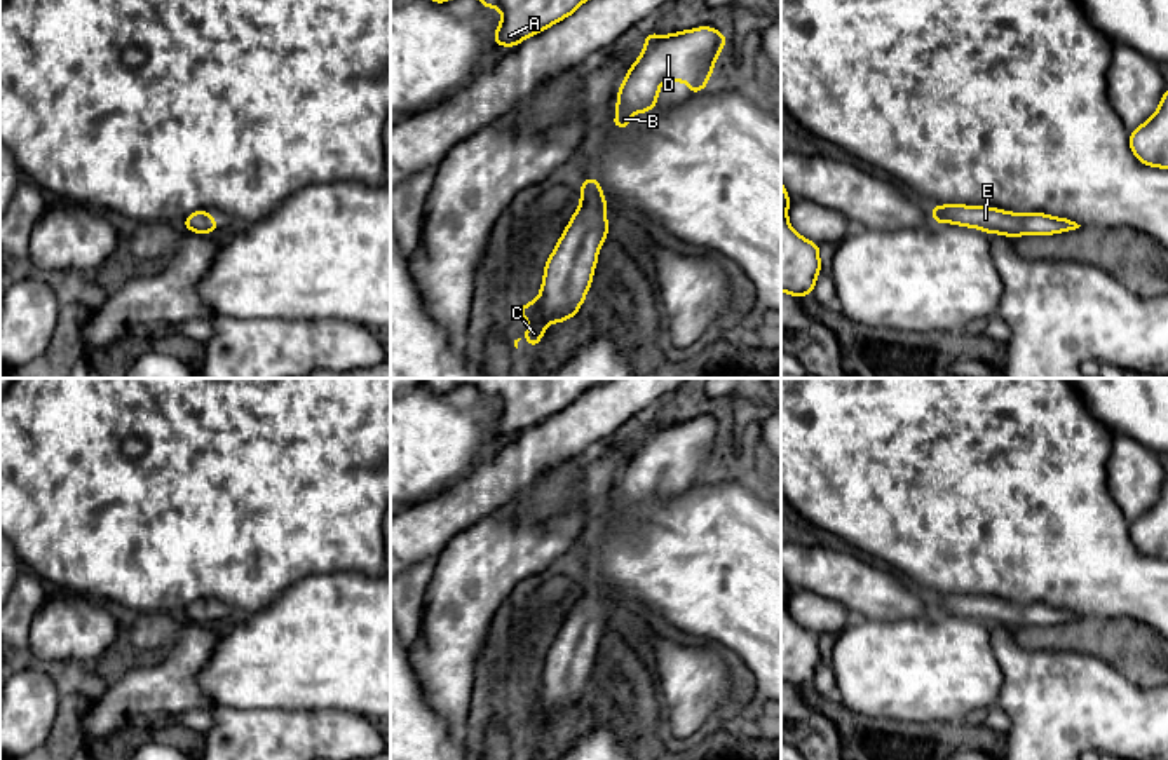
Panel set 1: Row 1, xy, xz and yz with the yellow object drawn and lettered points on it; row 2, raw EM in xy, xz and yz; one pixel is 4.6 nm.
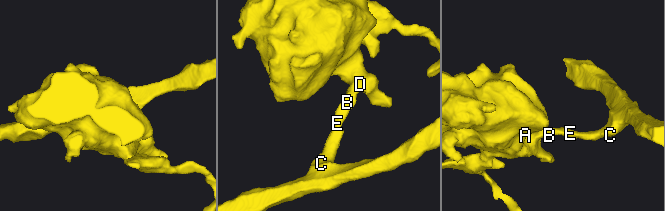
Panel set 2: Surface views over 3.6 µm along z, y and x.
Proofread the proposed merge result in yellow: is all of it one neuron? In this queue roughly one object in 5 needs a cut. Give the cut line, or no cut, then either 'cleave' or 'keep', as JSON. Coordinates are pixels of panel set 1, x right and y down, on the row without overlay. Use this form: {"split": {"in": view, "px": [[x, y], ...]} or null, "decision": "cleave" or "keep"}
{"split": null, "decision": "keep"}

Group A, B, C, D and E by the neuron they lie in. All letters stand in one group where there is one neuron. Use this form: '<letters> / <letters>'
A B C D E

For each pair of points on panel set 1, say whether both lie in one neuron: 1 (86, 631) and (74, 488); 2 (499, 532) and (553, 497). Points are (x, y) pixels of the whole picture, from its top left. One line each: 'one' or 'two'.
1: two
2: two

